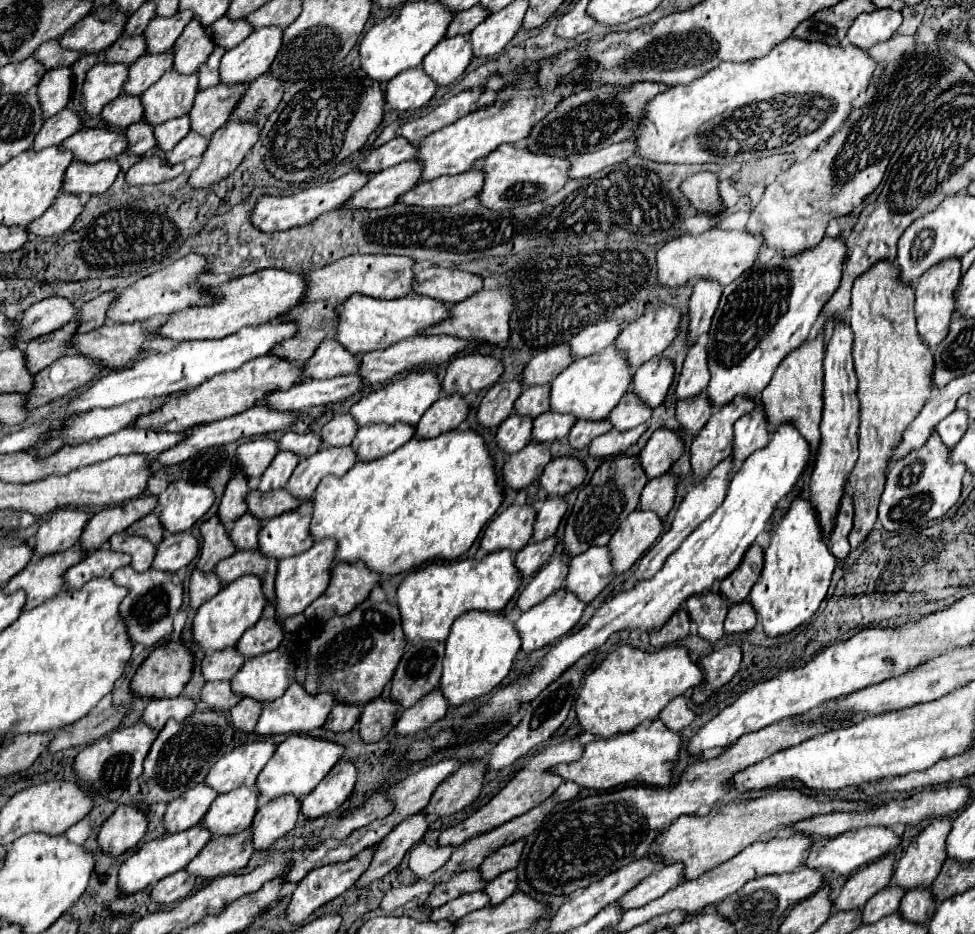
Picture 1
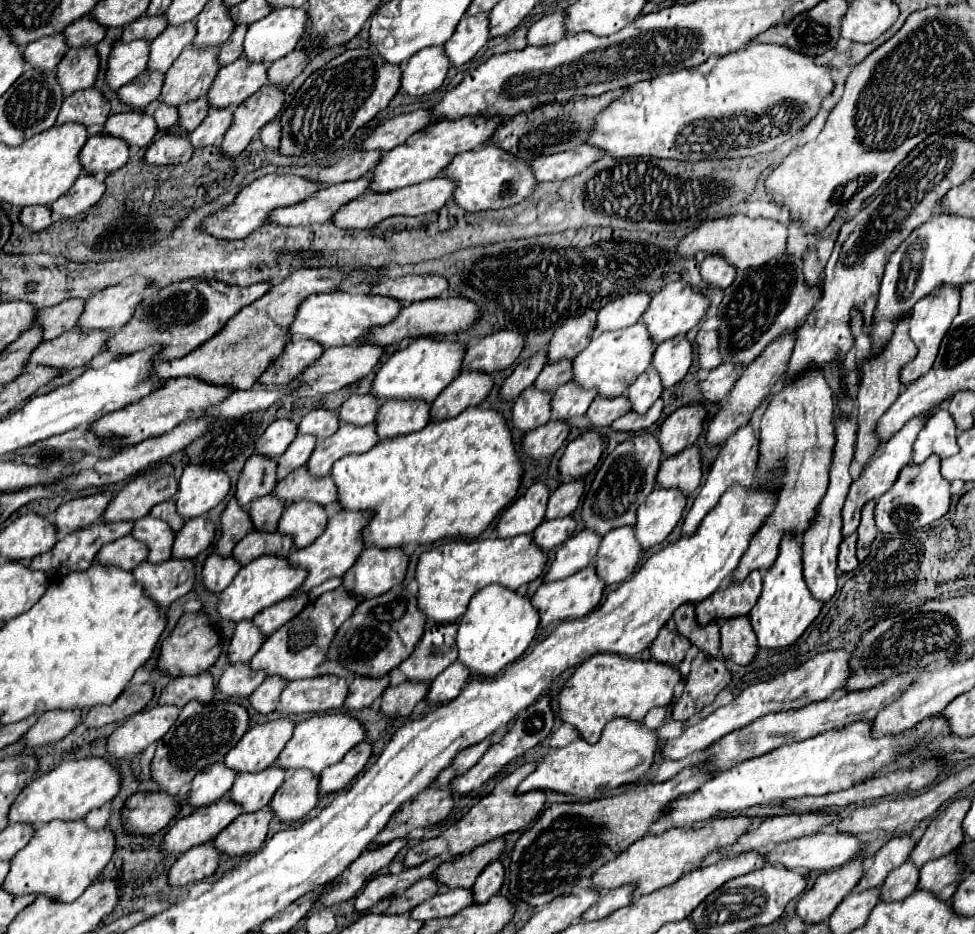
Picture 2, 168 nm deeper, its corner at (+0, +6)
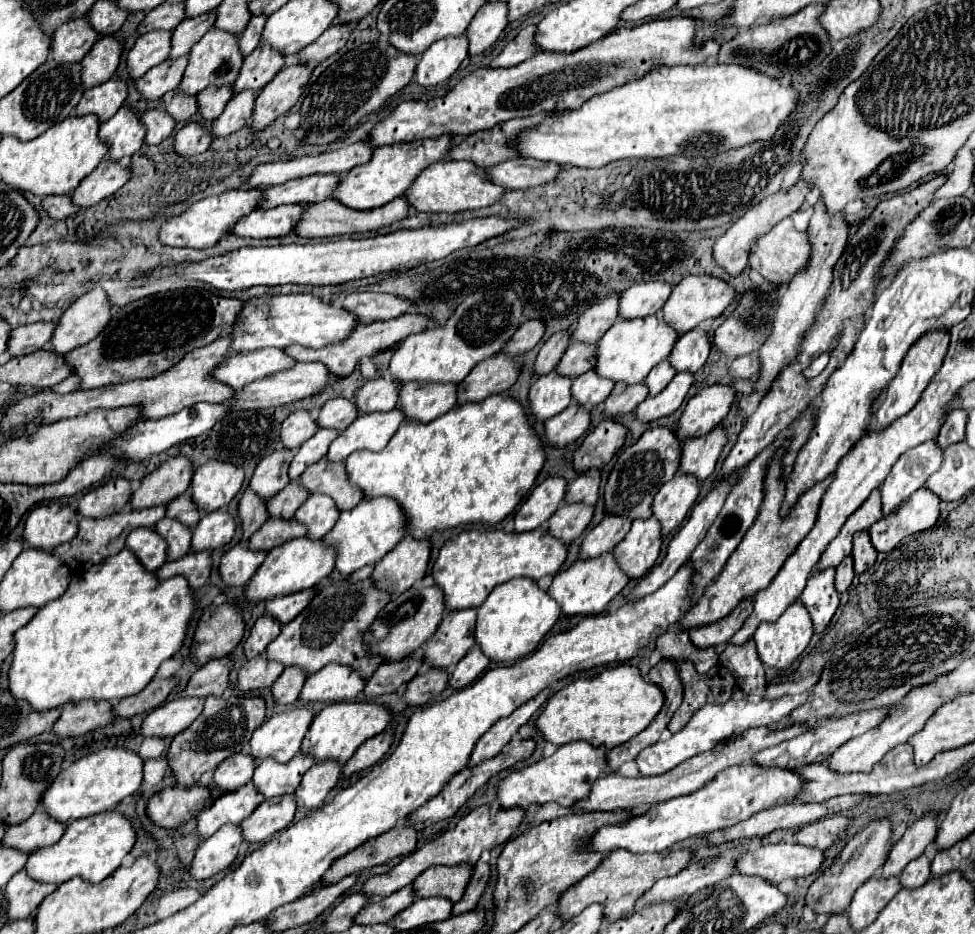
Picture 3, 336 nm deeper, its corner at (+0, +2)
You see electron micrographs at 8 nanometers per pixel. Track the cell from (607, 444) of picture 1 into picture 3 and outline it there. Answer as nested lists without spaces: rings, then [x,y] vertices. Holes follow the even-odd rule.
[[[678,373],[678,375],[668,383],[668,387],[666,387],[662,393],[658,393],[656,397],[644,399],[644,401],[636,407],[634,417],[636,417],[640,423],[652,423],[652,421],[656,421],[656,419],[660,419],[660,417],[666,417],[666,415],[674,413],[674,411],[682,405],[682,401],[684,401],[684,397],[686,397],[686,393],[688,393],[688,389],[690,389],[692,383],[694,383],[694,377],[692,377],[692,375],[688,375],[688,373]]]

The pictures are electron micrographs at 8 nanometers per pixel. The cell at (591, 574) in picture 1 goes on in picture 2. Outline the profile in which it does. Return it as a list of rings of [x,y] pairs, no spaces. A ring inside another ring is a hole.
[[[620,527],[604,535],[594,565],[606,585],[616,585],[638,569],[642,553],[644,549],[636,539],[634,527]]]

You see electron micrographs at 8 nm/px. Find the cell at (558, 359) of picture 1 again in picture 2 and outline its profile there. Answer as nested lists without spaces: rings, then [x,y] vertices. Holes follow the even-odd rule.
[[[590,309],[580,317],[568,319],[552,337],[548,347],[548,361],[558,359],[574,359],[578,353],[582,353],[588,347],[588,341],[592,337],[594,325],[596,325],[598,311]]]

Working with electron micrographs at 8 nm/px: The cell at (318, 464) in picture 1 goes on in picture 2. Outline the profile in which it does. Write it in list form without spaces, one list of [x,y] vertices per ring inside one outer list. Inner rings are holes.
[[[342,423],[334,435],[330,435],[328,439],[316,445],[306,467],[312,475],[324,477],[330,473],[336,459],[350,455],[350,453],[366,453],[376,443],[378,443],[378,435],[376,435],[374,423],[368,423],[364,427]]]

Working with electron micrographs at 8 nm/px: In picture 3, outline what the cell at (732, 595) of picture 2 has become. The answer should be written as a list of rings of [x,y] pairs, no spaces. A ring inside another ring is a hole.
[[[748,597],[740,601],[738,607],[730,615],[722,617],[720,621],[690,629],[690,641],[702,649],[704,647],[724,647],[732,639],[732,635],[742,627],[744,619],[752,613],[752,605],[754,605],[754,599]]]

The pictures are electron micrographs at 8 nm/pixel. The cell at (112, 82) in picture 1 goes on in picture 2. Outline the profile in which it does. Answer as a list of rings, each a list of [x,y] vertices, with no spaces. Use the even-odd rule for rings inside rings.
[[[130,41],[130,43],[118,43],[108,59],[108,71],[106,81],[110,89],[120,89],[122,85],[130,83],[134,77],[138,77],[148,67],[148,55],[150,55],[150,43],[148,41]]]

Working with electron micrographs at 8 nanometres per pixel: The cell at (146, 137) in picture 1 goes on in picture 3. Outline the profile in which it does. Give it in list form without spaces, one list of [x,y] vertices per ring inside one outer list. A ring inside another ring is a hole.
[[[174,89],[174,91],[168,91],[164,97],[164,109],[166,113],[170,113],[170,117],[174,121],[186,121],[190,119],[194,113],[196,113],[196,97],[192,95],[184,95],[180,93],[180,89]]]

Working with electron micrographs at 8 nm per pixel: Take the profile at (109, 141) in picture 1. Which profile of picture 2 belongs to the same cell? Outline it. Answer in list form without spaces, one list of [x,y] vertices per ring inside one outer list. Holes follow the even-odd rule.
[[[128,111],[110,117],[104,123],[102,131],[112,133],[114,137],[122,137],[124,141],[128,141],[132,149],[140,149],[152,143],[152,139],[158,133],[158,127],[154,117],[146,115],[144,111]]]

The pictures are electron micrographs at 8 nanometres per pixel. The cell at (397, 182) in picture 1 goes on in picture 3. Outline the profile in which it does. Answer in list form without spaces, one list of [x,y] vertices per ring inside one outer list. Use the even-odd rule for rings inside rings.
[[[280,205],[272,209],[256,209],[248,217],[242,217],[232,233],[238,237],[254,237],[254,239],[264,239],[264,237],[278,237],[278,235],[288,235],[296,229],[300,223],[300,213],[304,213],[306,205]]]

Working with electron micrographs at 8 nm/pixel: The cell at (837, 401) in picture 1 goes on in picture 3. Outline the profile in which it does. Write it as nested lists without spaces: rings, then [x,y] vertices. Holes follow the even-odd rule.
[[[828,567],[822,571],[814,569],[800,595],[800,601],[804,603],[804,607],[812,617],[816,633],[824,631],[824,627],[830,623],[840,603],[840,595],[834,587],[834,577],[836,577],[836,567]]]

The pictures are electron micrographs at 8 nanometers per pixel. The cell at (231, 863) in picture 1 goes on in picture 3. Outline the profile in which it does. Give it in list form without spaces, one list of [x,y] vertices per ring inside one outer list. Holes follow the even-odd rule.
[[[292,795],[274,797],[254,809],[254,813],[240,825],[246,843],[264,843],[294,819],[296,799]]]

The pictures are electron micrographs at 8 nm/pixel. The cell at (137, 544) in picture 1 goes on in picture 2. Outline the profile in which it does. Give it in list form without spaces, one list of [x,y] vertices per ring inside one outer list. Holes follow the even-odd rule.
[[[146,515],[136,521],[132,535],[138,541],[144,541],[146,545],[150,545],[150,553],[148,553],[150,563],[162,563],[172,557],[172,543],[176,535],[166,521]]]

